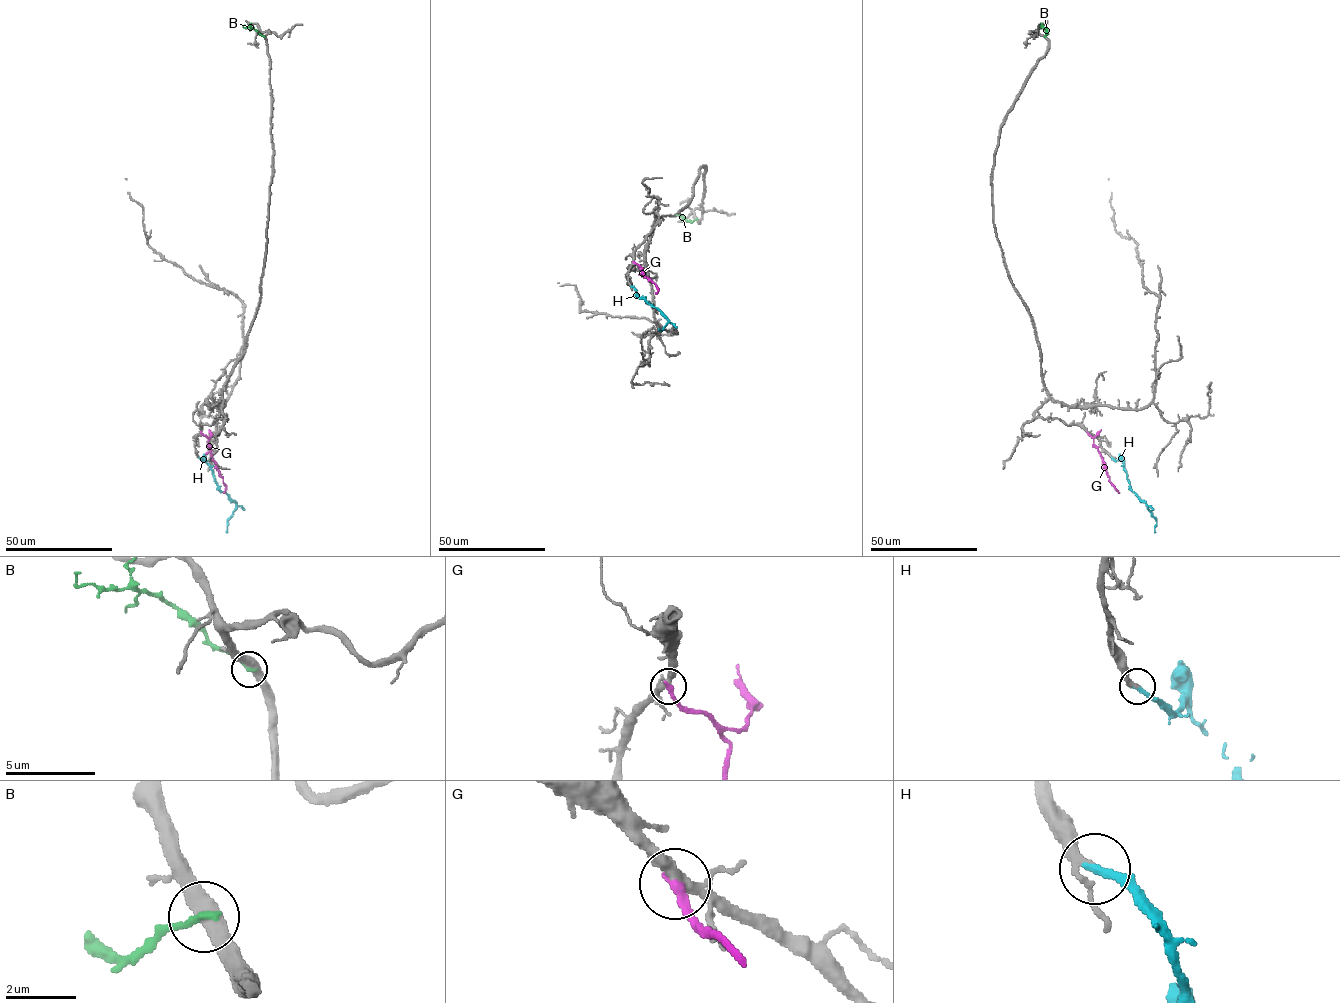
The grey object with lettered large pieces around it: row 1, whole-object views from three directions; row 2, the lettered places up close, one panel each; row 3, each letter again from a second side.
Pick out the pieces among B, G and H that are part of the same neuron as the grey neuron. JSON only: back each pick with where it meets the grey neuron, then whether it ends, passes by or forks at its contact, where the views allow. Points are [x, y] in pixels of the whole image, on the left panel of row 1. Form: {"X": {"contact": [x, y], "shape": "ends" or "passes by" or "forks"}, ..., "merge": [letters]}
{"H": {"contact": [199, 457], "shape": "ends"}, "merge": ["H"]}

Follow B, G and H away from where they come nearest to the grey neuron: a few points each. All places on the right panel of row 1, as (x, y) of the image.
B: (1045, 37), (1047, 30), (1039, 25)
G: (1087, 432), (1104, 463), (1109, 481), (1119, 492)
H: (1112, 457), (1122, 460), (1130, 488), (1146, 504), (1156, 520), (1155, 532)

